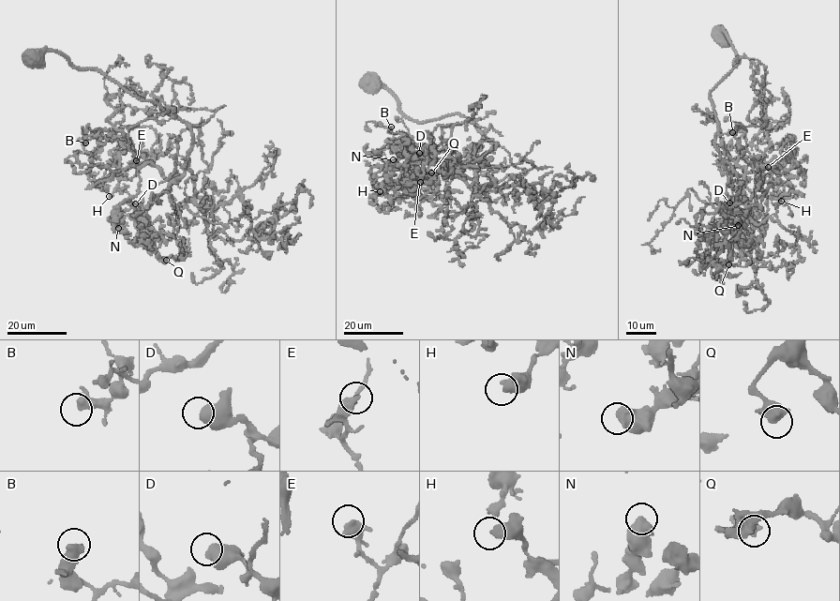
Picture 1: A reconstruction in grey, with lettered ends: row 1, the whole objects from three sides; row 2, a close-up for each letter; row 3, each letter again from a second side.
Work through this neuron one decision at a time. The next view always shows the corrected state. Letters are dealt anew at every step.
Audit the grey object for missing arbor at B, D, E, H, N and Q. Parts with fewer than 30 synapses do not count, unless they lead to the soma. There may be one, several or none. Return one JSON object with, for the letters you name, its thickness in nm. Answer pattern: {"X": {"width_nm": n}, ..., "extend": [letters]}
{"extend": []}

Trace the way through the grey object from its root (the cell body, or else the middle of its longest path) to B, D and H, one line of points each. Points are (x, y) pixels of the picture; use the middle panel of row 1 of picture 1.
B: (374, 82), (417, 122), (459, 113), (496, 144), (448, 171), (427, 157), (428, 147), (391, 127)
D: (374, 82), (391, 91), (402, 113), (417, 122), (459, 113), (496, 144), (460, 169), (442, 172), (419, 153)
H: (374, 82), (417, 122), (459, 113), (496, 144), (460, 169), (443, 169), (437, 188), (413, 204), (380, 191)

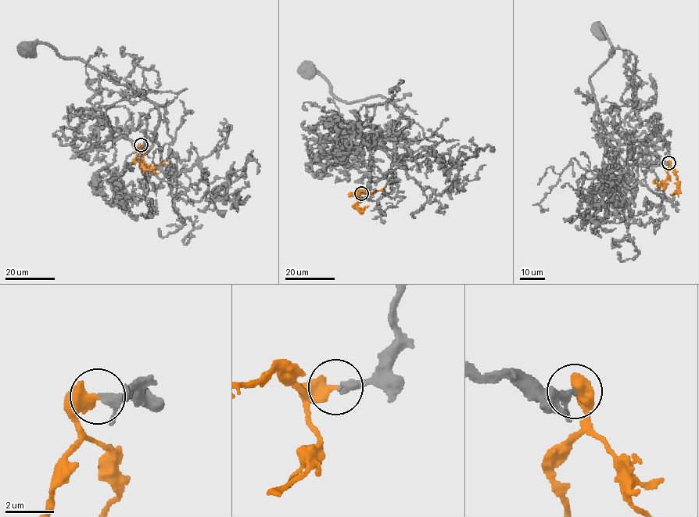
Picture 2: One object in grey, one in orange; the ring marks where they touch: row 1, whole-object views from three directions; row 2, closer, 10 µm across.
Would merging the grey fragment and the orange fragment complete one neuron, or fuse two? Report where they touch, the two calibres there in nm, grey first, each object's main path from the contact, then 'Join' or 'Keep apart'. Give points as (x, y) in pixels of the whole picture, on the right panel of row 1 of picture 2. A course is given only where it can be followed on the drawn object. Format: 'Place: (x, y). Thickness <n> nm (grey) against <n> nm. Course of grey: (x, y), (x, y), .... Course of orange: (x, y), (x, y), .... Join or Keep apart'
Place: (668, 163). Thickness 240 nm (grey) against 440 nm. Course of grey: (668, 162), (628, 166), (605, 154), (589, 80), (614, 53), (601, 26), (598, 31). Course of orange: (668, 162), (667, 178), (658, 187), (654, 180). Join

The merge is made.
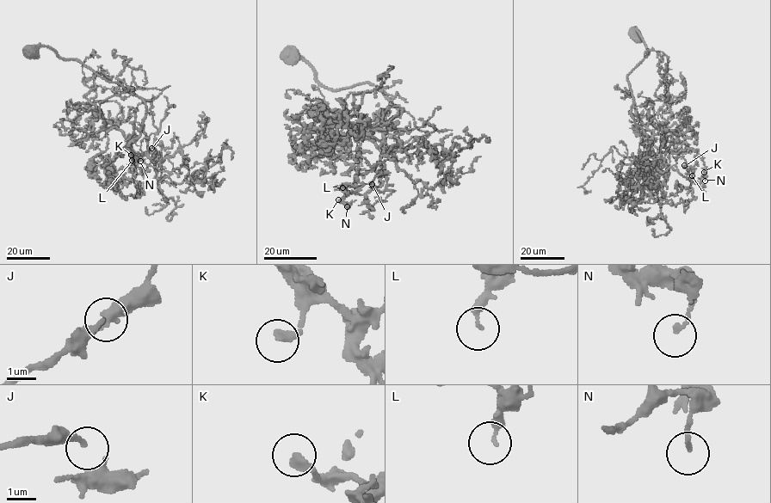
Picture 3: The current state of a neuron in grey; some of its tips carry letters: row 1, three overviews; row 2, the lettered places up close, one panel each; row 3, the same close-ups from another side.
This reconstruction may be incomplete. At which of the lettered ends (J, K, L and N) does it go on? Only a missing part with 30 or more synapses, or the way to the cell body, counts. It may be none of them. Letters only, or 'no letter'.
no letter

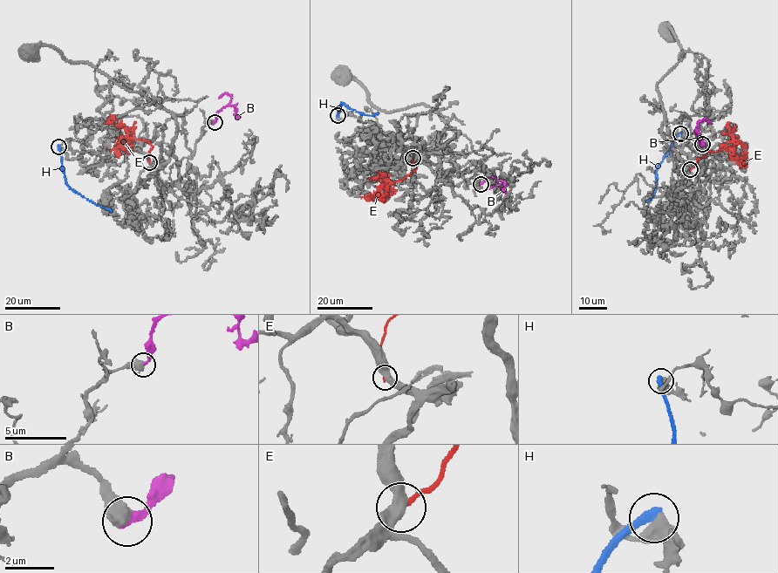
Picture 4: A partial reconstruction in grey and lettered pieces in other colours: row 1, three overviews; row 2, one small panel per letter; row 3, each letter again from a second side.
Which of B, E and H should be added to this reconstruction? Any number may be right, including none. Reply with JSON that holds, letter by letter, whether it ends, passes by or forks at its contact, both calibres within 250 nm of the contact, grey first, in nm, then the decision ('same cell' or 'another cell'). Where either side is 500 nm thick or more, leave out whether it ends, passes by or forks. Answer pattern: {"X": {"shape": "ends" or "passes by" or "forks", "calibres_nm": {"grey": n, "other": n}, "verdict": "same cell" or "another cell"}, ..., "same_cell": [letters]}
{"B": {"calibres_nm": {"grey": 700, "other": 320}, "verdict": "same cell"}, "E": {"shape": "ends", "calibres_nm": {"grey": 480, "other": 200}, "verdict": "another cell"}, "H": {"shape": "ends", "calibres_nm": {"grey": 480, "other": 400}, "verdict": "another cell"}, "same_cell": ["B"]}

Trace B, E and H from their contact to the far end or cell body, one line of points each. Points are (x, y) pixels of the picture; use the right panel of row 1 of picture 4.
B: (702, 144), (695, 132), (697, 123), (706, 119), (710, 122)
E: (690, 169), (698, 158), (708, 152), (722, 150), (726, 143), (732, 156), (743, 159), (741, 166)
H: (680, 133), (657, 167), (654, 193), (645, 202)

